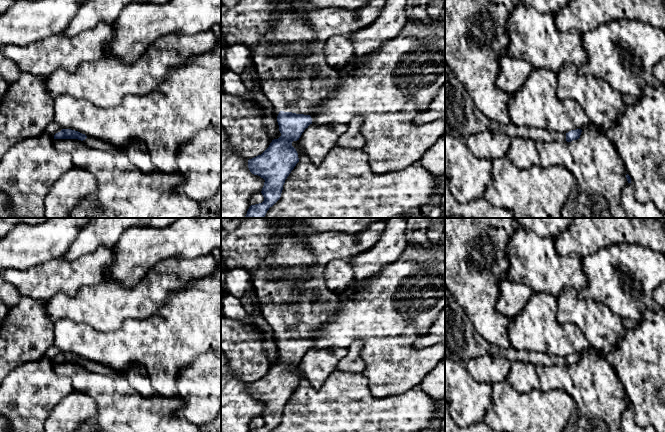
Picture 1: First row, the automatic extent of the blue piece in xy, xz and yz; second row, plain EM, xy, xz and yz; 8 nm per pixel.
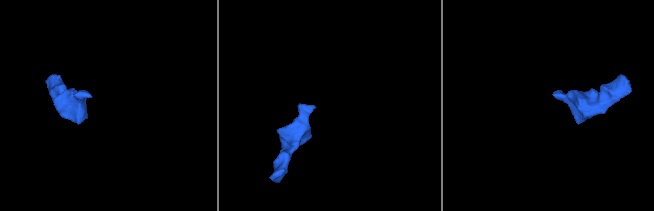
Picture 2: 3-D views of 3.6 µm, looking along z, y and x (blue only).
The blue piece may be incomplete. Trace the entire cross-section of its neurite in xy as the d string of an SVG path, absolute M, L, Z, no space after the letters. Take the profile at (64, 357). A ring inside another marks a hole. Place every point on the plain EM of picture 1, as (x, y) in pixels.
M62 353L54 359L54 363L78 363L83 365L85 369L90 372L102 374L111 378L127 377L126 372L115 370L109 366L99 364L97 362L88 361L85 358L71 353Z

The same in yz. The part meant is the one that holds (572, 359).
M576 353L576 354L571 354L568 357L553 357L554 363L557 365L567 365L571 366L573 364L577 364L580 362L582 354L581 353Z

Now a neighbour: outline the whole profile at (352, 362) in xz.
M354 341L347 348L347 354L338 362L337 370L351 373L362 373L365 370L365 362L360 356L363 342Z

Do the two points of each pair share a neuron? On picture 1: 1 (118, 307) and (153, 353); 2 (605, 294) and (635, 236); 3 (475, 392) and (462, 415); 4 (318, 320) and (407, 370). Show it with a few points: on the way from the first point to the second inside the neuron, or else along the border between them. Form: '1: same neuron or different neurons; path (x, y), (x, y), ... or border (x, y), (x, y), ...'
1: different neurons; border (151, 315), (128, 318), (108, 332)
2: different neurons; border (607, 246), (637, 244), (653, 250)
3: same neuron; path (469, 398), (466, 409)
4: different neurons; border (328, 316), (315, 330)

